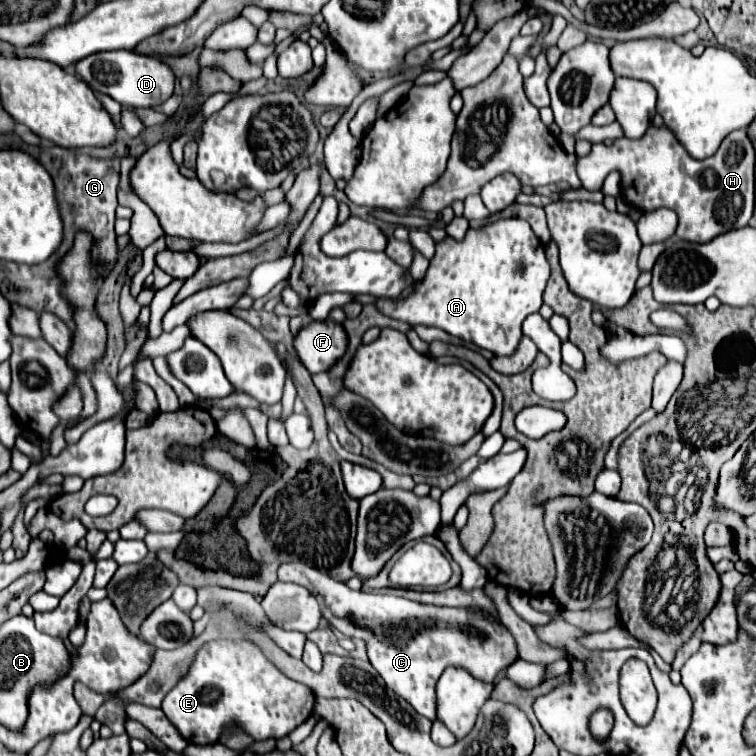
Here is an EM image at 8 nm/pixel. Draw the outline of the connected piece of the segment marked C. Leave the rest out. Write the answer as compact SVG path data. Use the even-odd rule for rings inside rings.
M285 563L279 569L279 581L291 581L307 587L319 601L323 617L347 637L359 637L367 645L371 665L379 671L387 687L415 707L427 719L435 719L437 695L435 685L447 667L461 667L475 679L493 683L501 669L519 659L513 633L479 607L437 607L409 601L395 595L351 591L345 583L335 581L327 573L309 567L305 563ZM407 623L431 623L429 629L413 633L413 639L405 639ZM471 627L471 633L465 629ZM499 627L499 629L497 629Z

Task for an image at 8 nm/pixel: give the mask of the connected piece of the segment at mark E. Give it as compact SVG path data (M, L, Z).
M211 641L201 647L187 677L181 679L167 693L161 709L189 743L209 745L209 743L217 743L223 729L231 723L239 725L255 741L281 739L313 715L313 705L315 705L313 691L297 681L289 681L289 677L285 677L269 659L265 659L265 655L257 645L241 643L241 641Z

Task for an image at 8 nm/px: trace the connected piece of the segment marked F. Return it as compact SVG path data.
M333 319L309 321L293 339L297 357L309 373L321 373L329 369L343 353L347 345L347 333L343 325Z

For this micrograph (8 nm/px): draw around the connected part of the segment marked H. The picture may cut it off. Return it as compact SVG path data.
M649 127L641 139L615 139L611 147L595 143L585 157L577 157L577 173L581 185L591 191L603 187L611 171L621 173L621 195L643 211L659 207L673 209L679 215L675 237L705 243L715 235L745 227L753 215L755 199L755 151L745 129L729 133L719 151L707 159L693 159L669 127Z

